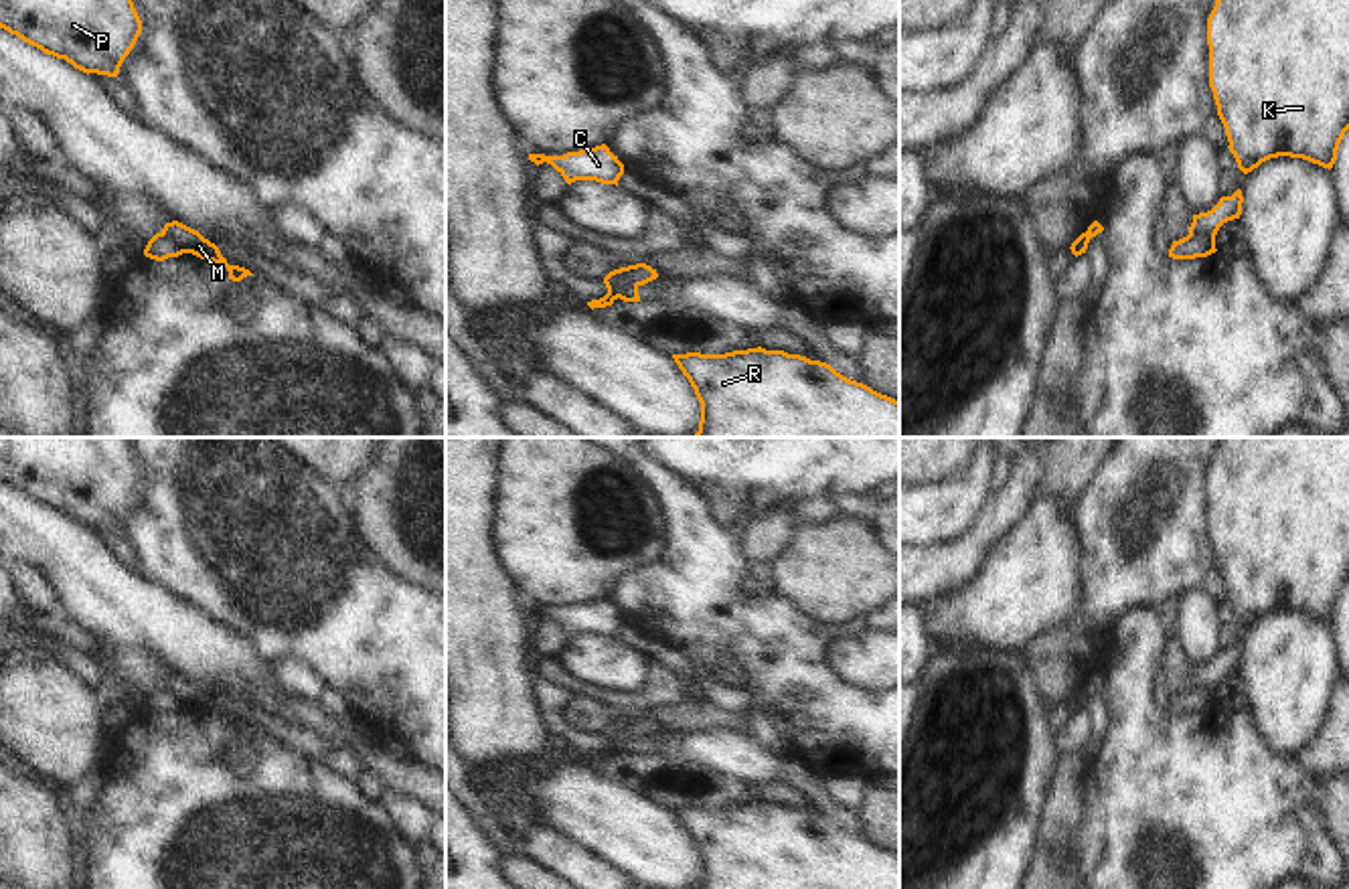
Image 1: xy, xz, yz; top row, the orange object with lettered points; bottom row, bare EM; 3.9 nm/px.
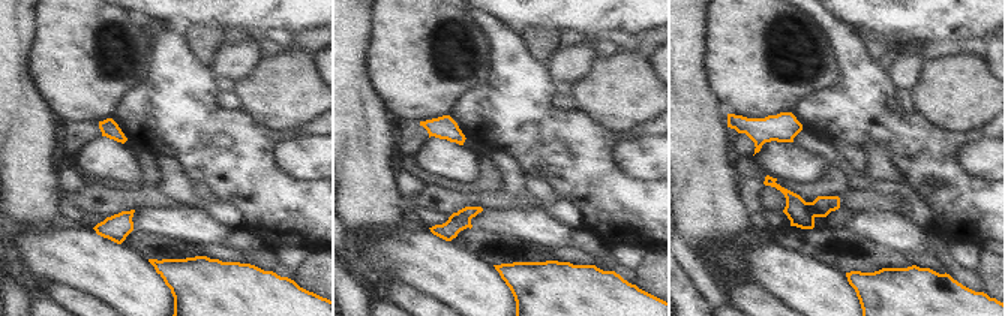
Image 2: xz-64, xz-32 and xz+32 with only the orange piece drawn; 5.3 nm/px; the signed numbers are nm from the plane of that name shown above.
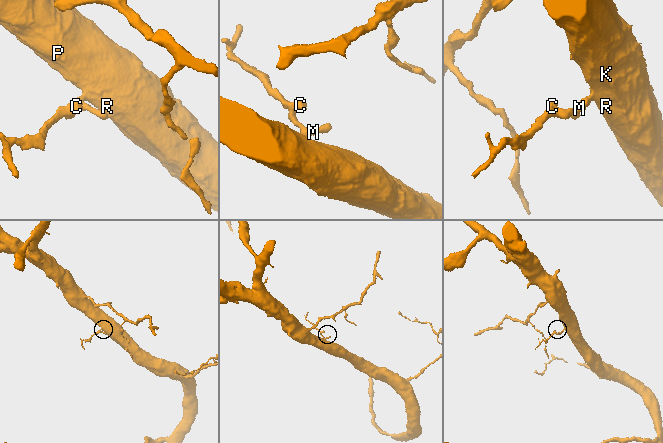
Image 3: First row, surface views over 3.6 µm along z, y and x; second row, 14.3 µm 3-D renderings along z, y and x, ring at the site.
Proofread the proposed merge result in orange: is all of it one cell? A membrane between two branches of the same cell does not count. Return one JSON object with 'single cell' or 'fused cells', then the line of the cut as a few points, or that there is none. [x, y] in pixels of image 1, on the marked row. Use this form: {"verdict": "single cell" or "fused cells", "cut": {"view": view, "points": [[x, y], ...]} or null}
{"verdict": "fused cells", "cut": {"view": "xz", "points": [[624, 268], [622, 278], [637, 288]]}}

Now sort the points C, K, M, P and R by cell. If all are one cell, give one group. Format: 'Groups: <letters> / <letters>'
Groups: C / K M P R.

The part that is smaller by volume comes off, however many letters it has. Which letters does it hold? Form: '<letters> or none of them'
C

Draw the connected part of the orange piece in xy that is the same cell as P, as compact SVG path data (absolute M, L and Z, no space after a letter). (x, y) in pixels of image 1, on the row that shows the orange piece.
M0 0L0 28L87 75L117 77L142 20L132 0Z

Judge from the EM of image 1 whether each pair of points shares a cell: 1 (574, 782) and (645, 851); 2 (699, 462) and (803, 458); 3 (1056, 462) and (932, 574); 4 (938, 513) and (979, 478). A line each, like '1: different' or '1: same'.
1: same
2: same
3: different
4: same

